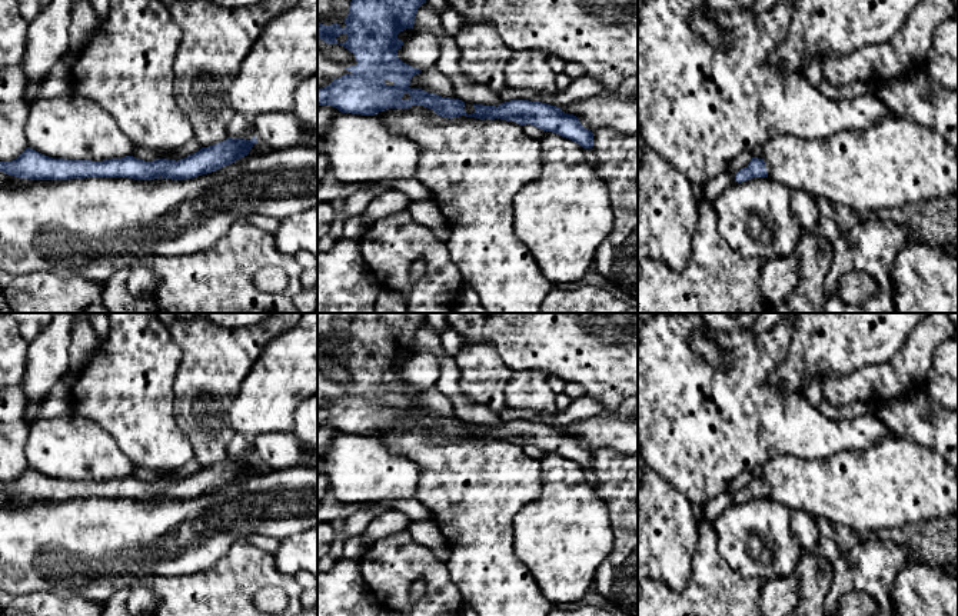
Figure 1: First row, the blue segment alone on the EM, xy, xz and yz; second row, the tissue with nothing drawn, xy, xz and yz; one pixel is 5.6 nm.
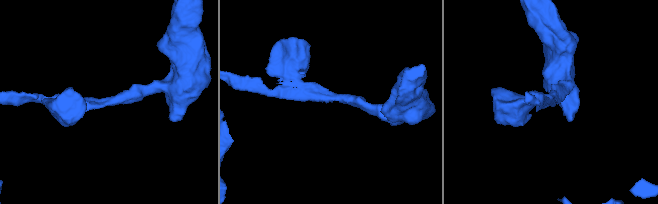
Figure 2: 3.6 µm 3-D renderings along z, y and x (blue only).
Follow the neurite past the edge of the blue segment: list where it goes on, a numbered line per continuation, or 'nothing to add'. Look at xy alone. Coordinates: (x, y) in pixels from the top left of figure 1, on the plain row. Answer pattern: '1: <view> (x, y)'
nothing to add

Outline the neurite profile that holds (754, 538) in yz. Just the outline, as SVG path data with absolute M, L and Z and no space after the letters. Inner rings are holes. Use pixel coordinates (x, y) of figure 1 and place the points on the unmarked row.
M768 497L734 502L715 520L719 556L738 573L746 577L771 580L791 575L804 553L794 540L789 522L792 510Z

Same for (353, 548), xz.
M352 536L345 540L345 556L359 560L367 549L360 540L360 536Z

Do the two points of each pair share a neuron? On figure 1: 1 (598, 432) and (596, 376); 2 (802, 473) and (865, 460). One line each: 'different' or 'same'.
1: different
2: same

